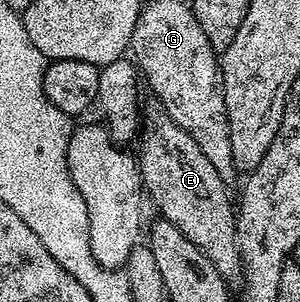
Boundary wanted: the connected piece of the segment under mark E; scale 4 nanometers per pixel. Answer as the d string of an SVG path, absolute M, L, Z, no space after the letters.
M150 102L141 110L143 147L137 150L139 175L143 177L146 197L155 201L162 218L169 220L173 228L185 232L185 236L209 256L223 279L229 284L238 283L243 276L243 261L235 231L237 210L233 198L227 195L229 186L221 180L189 133L173 122L159 102Z

